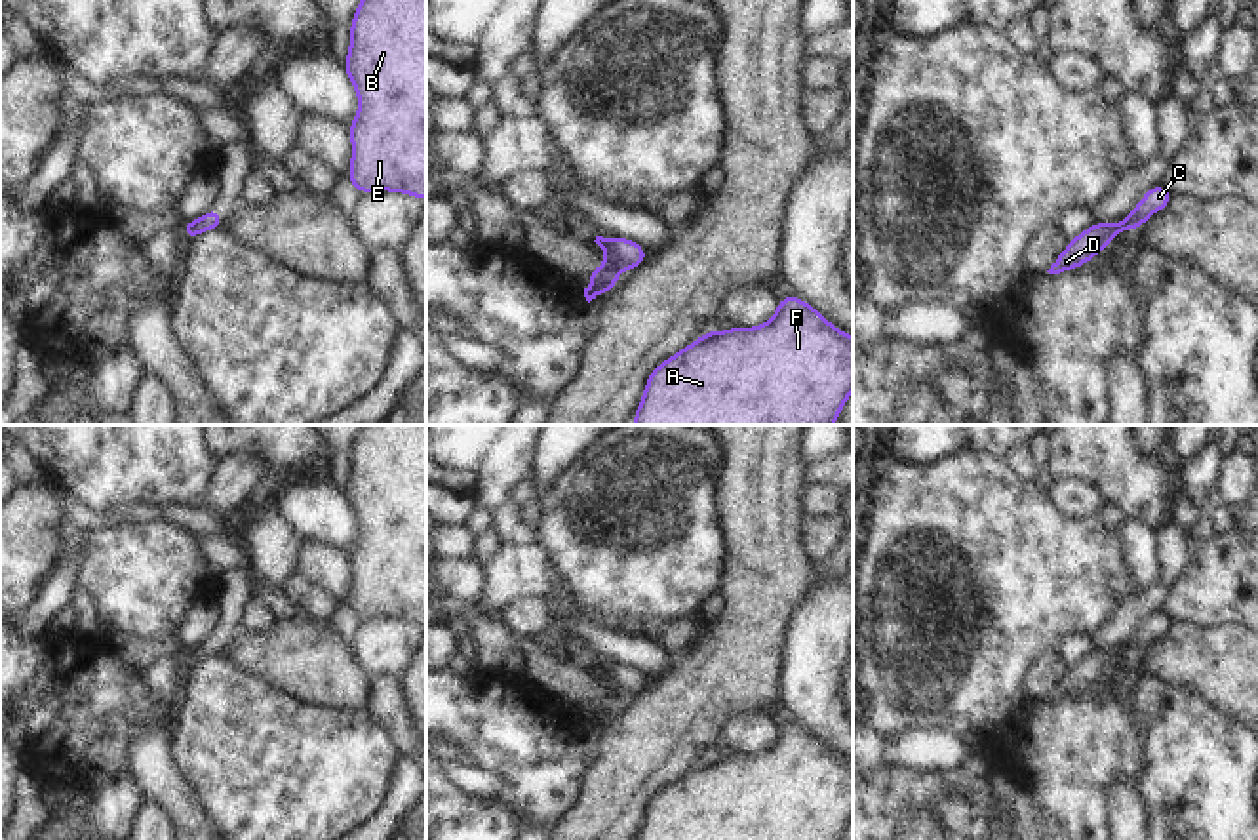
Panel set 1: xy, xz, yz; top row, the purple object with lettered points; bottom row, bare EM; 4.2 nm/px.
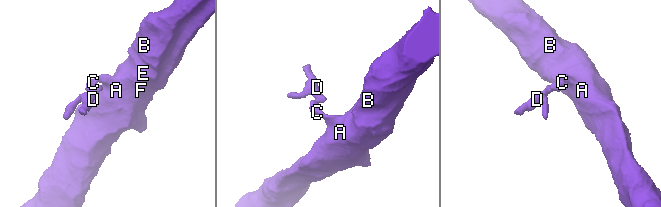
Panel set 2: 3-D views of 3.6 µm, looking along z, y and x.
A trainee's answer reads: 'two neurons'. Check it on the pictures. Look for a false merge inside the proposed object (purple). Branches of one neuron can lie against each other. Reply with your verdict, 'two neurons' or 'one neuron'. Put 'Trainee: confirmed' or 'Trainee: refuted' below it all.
two neurons
Trainee: confirmed

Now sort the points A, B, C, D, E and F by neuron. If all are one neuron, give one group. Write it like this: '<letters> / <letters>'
A B C E F / D

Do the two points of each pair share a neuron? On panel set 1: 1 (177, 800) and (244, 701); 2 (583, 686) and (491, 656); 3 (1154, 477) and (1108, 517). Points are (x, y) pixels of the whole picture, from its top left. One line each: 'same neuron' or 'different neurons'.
1: different neurons
2: same neuron
3: different neurons

